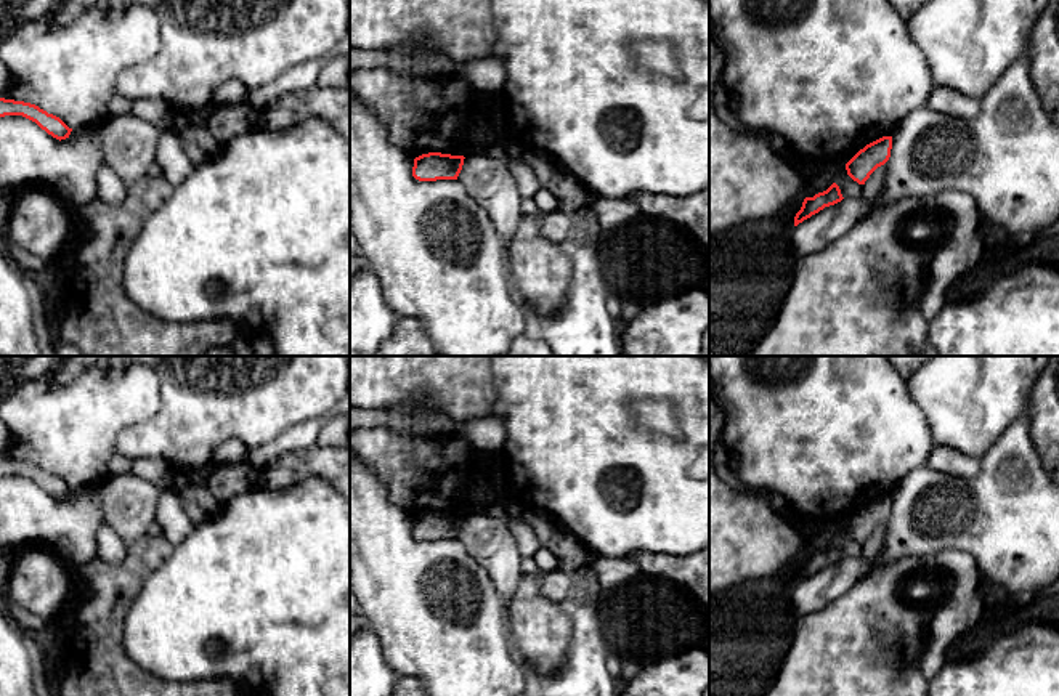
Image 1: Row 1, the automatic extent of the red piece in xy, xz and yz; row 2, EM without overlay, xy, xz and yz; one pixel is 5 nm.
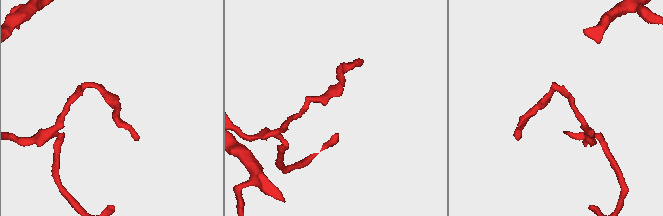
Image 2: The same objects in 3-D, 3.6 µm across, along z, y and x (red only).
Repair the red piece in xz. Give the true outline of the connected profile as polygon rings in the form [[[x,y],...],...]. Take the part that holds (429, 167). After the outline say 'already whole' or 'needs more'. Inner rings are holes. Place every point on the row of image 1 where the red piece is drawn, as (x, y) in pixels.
[[[428,152],[414,159],[412,176],[419,181],[457,180],[464,156]]] | already whole

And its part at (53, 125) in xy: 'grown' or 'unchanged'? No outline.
unchanged

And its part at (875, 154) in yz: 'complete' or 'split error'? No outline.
complete

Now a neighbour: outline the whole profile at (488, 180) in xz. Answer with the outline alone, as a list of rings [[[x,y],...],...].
[[[470,151],[457,181],[486,210],[505,242],[510,242],[521,216],[521,197],[507,165],[501,159]]]

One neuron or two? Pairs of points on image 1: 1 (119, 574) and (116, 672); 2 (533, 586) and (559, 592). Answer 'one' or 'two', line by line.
1: one
2: two

